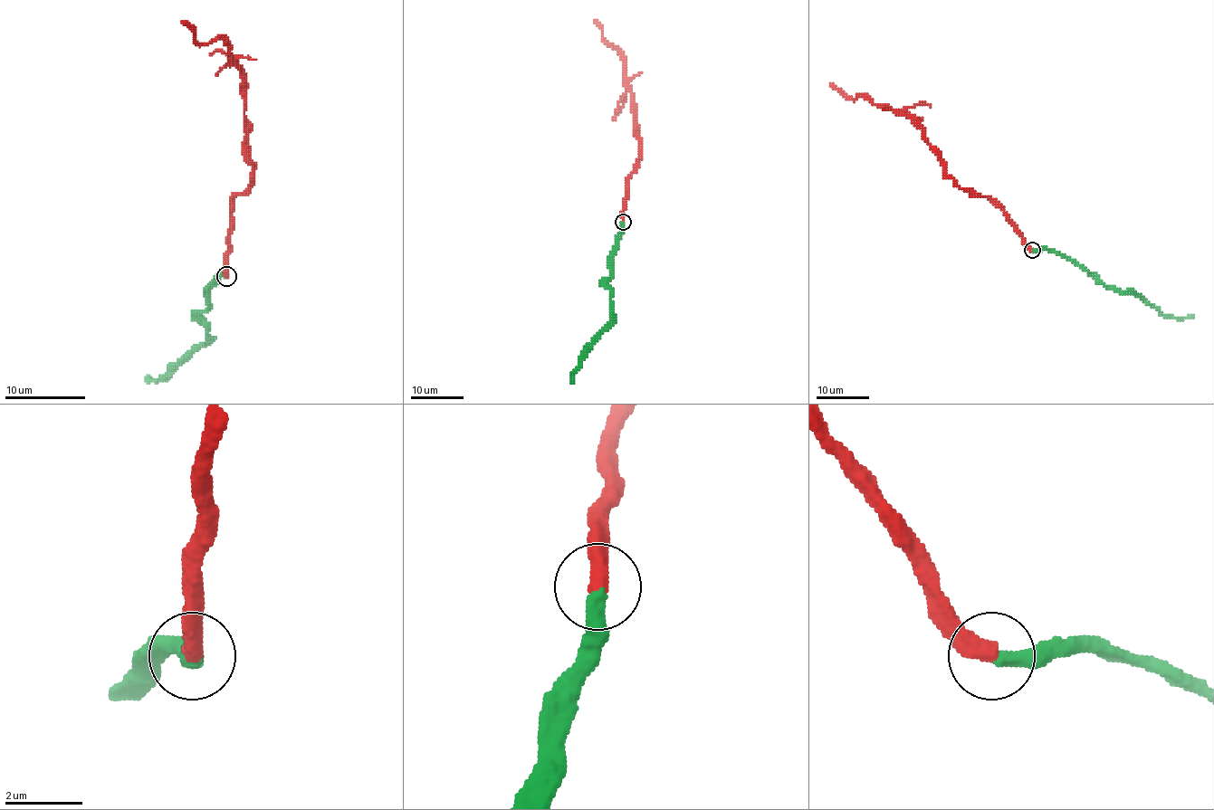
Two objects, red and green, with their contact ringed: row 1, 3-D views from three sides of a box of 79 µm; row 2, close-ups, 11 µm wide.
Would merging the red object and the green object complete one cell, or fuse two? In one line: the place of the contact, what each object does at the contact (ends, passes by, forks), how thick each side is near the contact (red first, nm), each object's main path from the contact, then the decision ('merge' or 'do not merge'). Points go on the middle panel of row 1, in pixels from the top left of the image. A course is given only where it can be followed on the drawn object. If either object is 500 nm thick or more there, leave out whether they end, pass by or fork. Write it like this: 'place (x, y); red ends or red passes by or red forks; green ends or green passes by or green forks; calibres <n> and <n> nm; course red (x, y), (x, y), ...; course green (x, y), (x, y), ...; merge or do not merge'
place (623, 222); red ends; green ends; calibres 480 and 420 nm; course red (623, 222), (626, 184), (635, 167), (640, 140), (623, 55), (606, 41), (601, 29), (594, 21); course green (623, 222), (618, 245), (612, 259), (611, 277), (606, 282), (611, 295), (609, 324), (585, 355), (571, 382); do not merge

